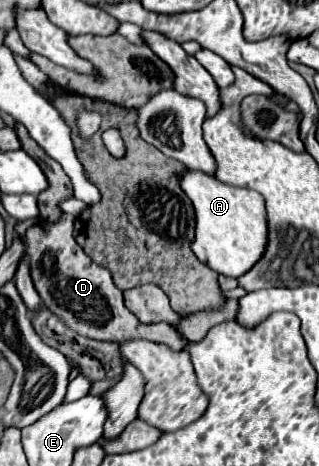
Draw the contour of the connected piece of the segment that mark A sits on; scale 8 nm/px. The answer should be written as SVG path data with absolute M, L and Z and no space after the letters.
M190 169L180 175L180 185L196 209L194 255L220 275L238 279L242 273L248 273L252 265L262 259L262 253L266 253L268 227L262 195L250 189L224 185L216 177Z

